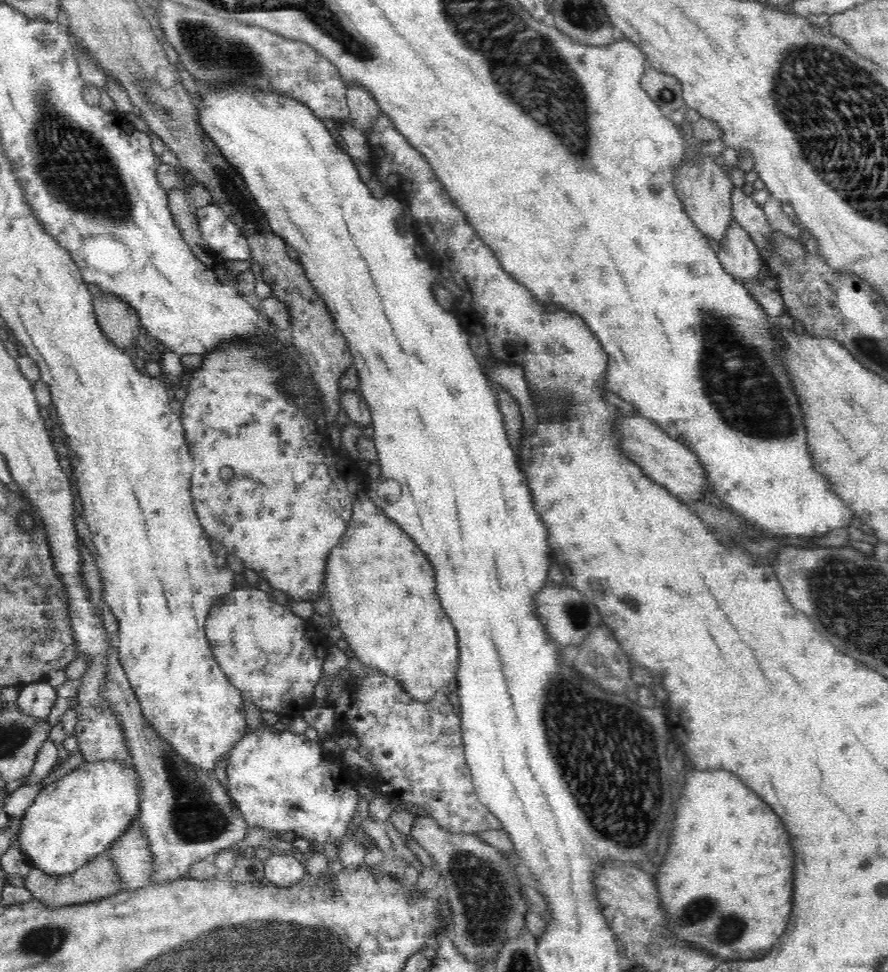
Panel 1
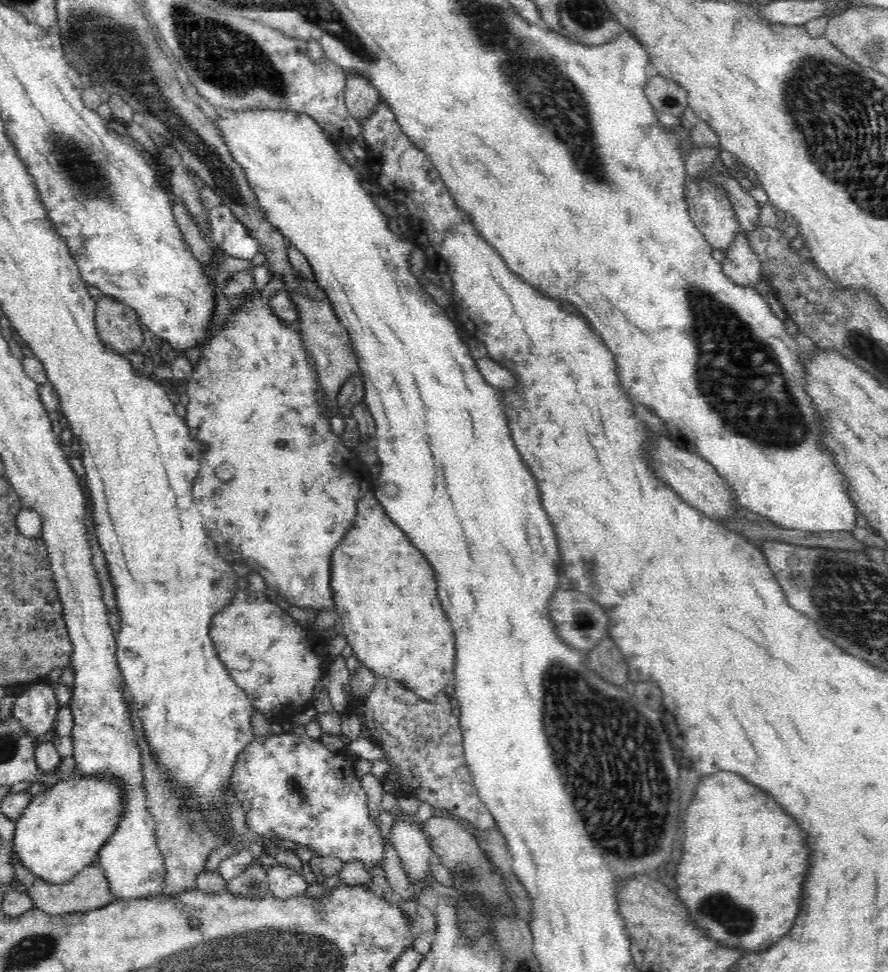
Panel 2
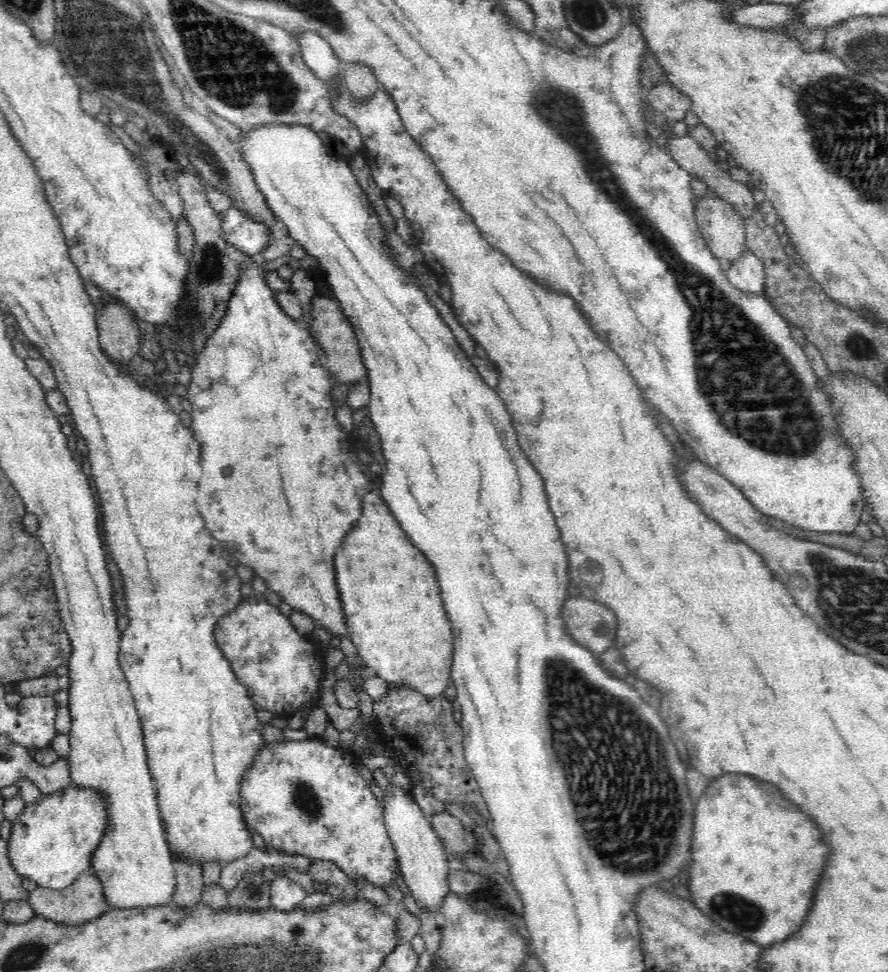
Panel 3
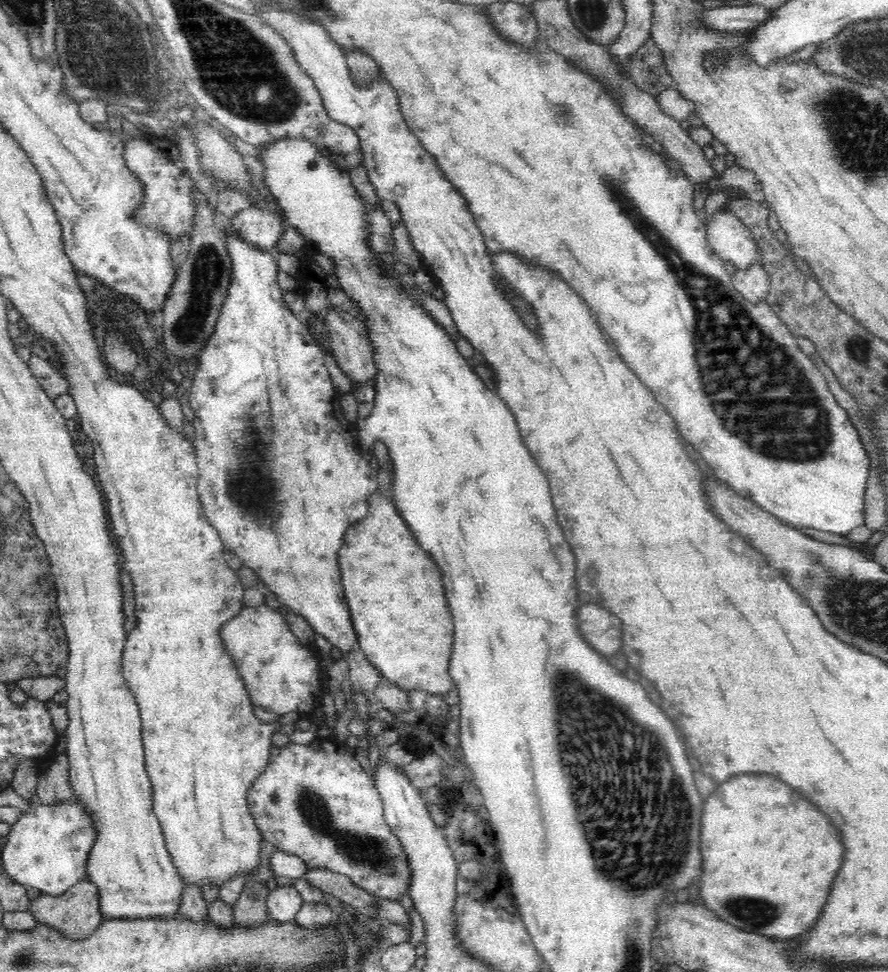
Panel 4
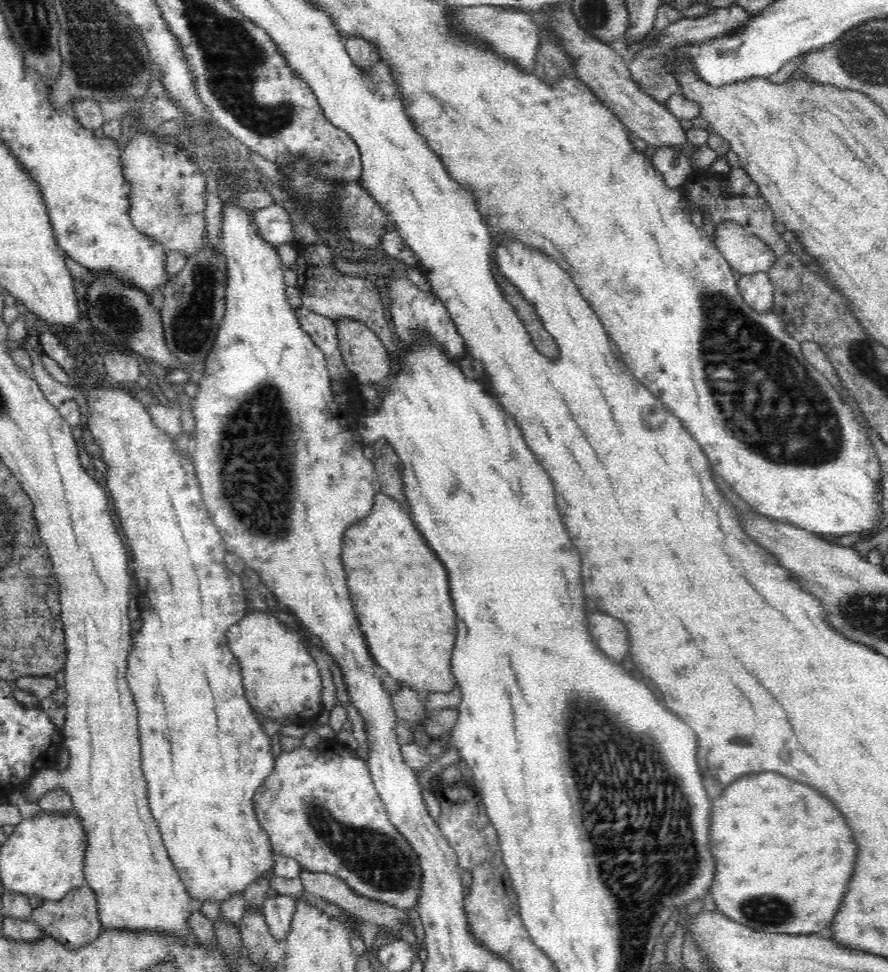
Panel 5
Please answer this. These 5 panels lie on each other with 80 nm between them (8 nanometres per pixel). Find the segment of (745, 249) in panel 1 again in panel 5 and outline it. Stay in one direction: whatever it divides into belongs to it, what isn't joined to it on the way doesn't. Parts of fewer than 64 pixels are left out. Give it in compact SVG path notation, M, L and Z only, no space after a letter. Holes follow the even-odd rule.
M757 272L753 275L742 275L737 281L737 287L746 304L756 313L773 311L774 285L770 274Z

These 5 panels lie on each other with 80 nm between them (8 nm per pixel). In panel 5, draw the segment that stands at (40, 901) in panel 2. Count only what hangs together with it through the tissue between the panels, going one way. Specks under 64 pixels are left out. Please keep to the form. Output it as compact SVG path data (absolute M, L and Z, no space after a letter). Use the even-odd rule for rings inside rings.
M86 884L81 887L72 889L66 898L60 901L44 901L42 906L36 908L32 912L33 922L40 928L40 931L45 936L49 938L54 938L57 942L64 945L68 949L79 949L84 945L98 940L102 933L104 932L100 925L99 911L97 908L97 897L96 893L92 891L92 888L88 887Z

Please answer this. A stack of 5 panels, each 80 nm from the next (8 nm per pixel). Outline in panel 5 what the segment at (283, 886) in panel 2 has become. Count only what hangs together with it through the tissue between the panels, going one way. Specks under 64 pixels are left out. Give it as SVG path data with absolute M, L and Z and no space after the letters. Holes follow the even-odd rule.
M278 896L268 898L264 902L263 916L270 935L284 944L293 920L297 906L297 899L292 896Z

